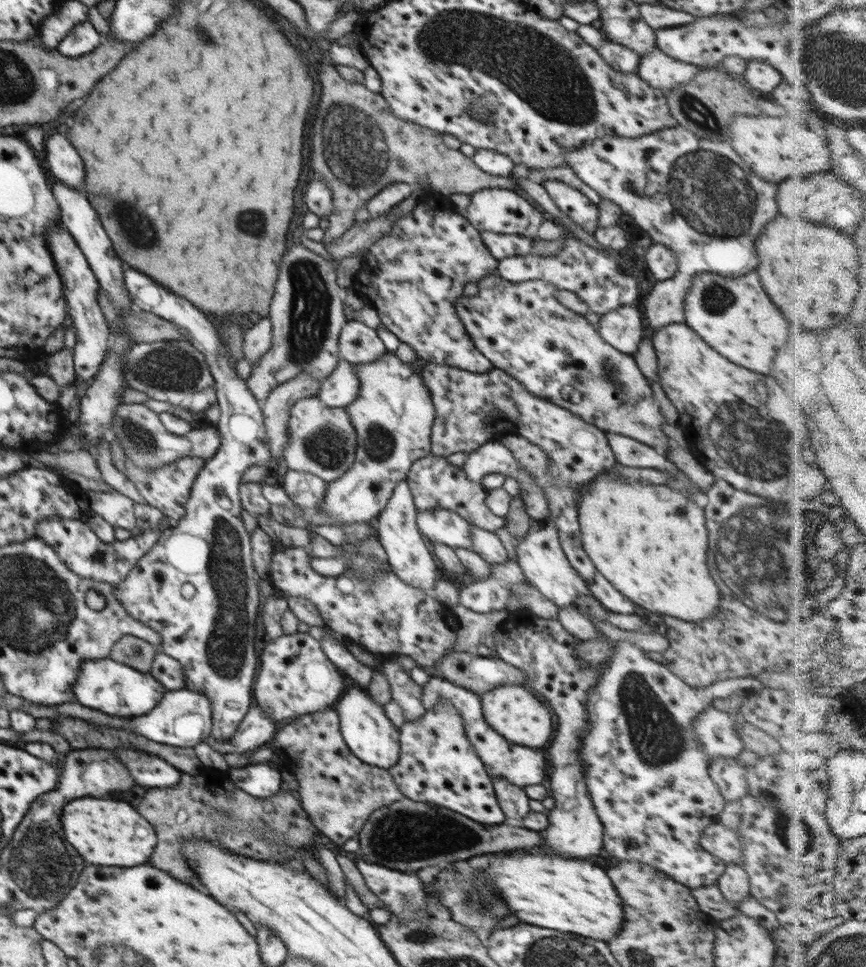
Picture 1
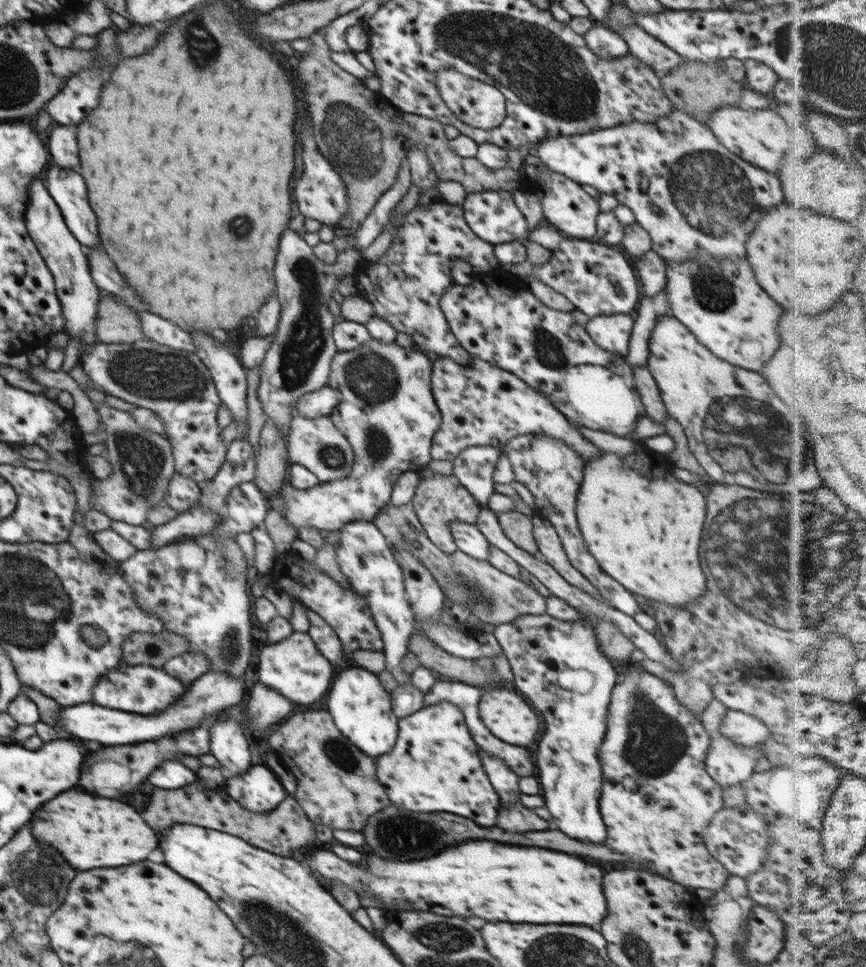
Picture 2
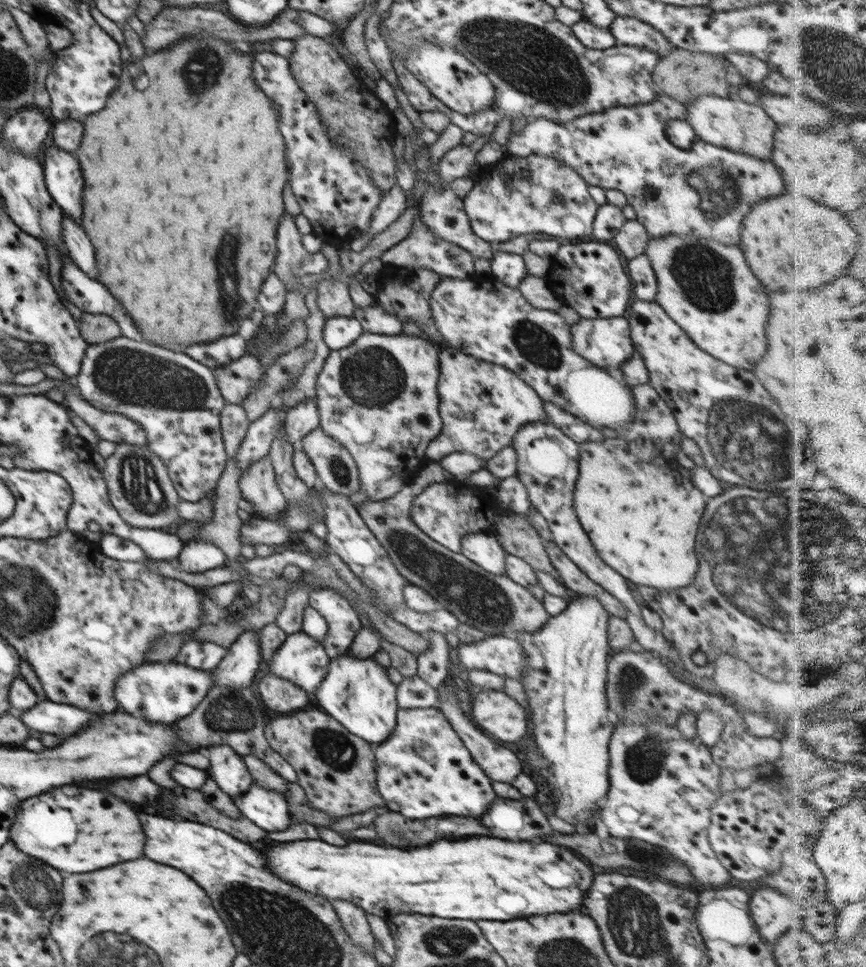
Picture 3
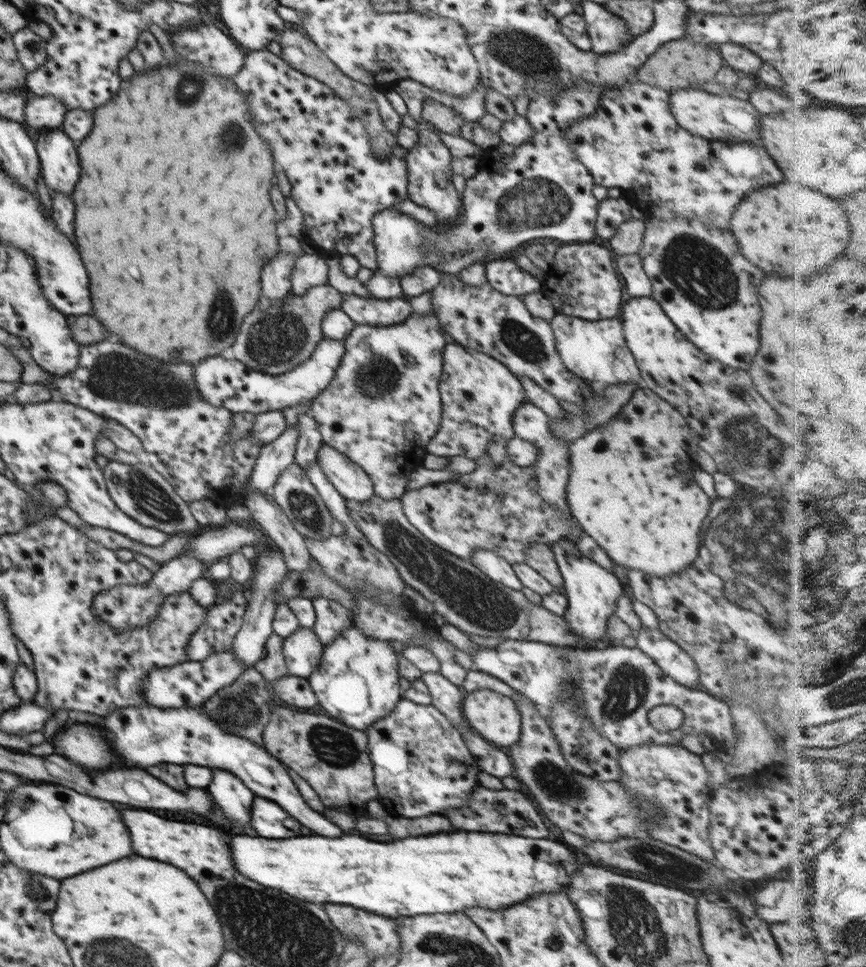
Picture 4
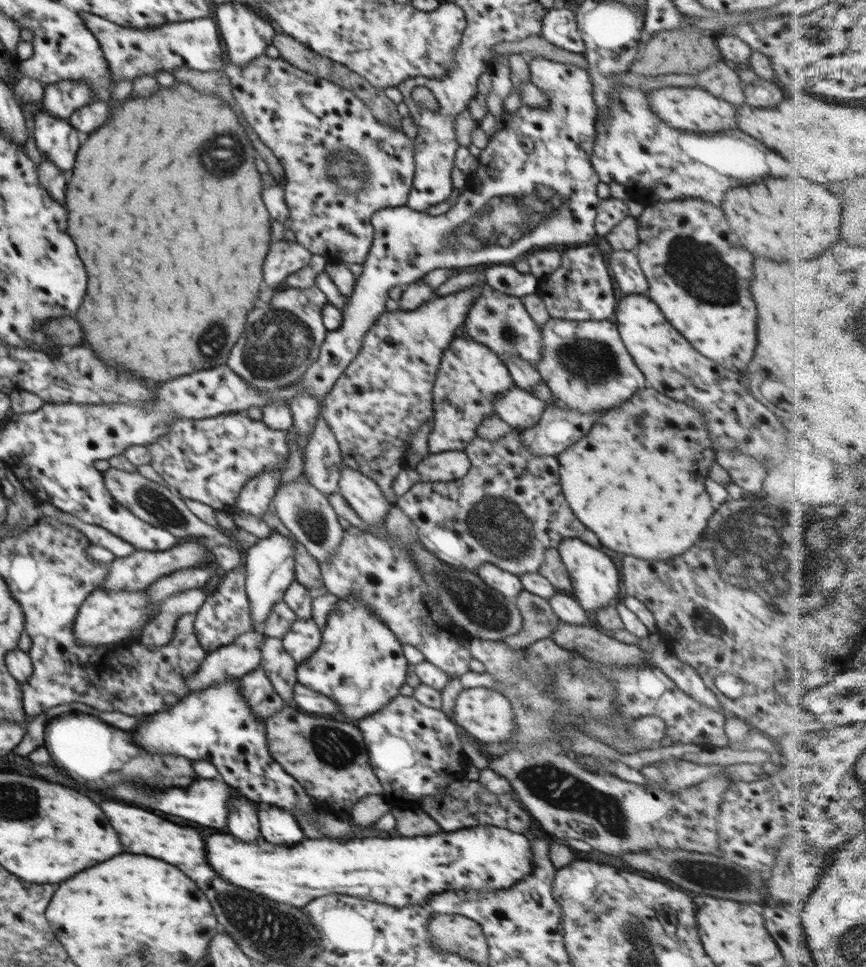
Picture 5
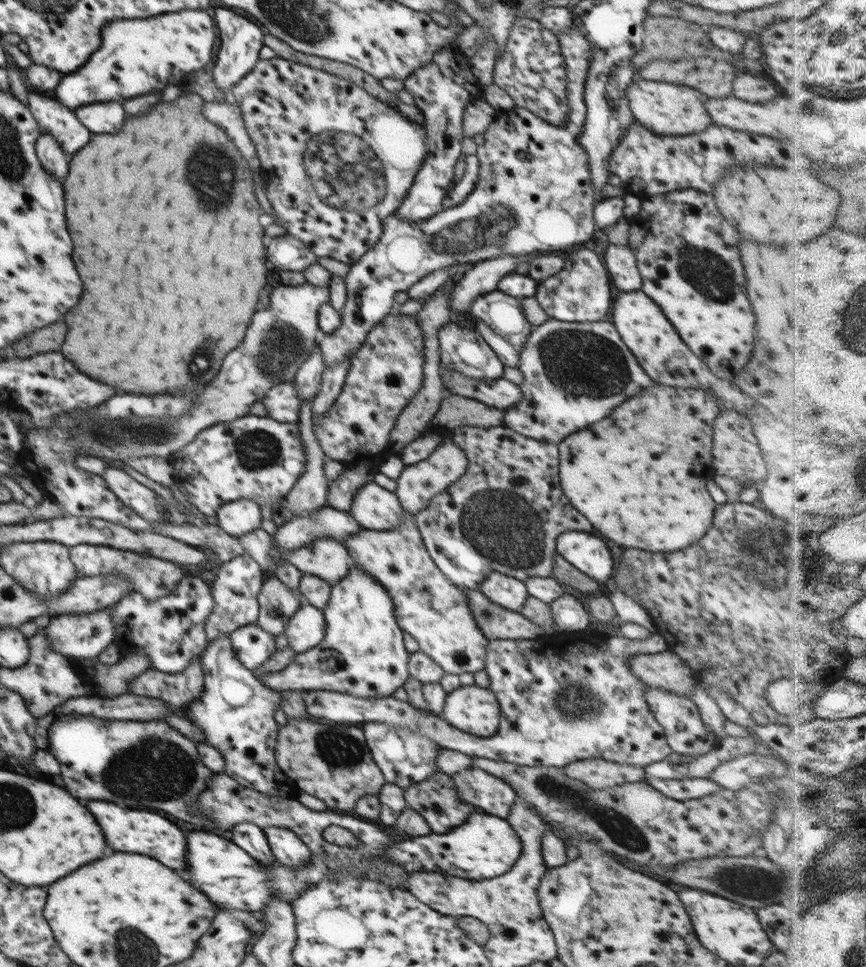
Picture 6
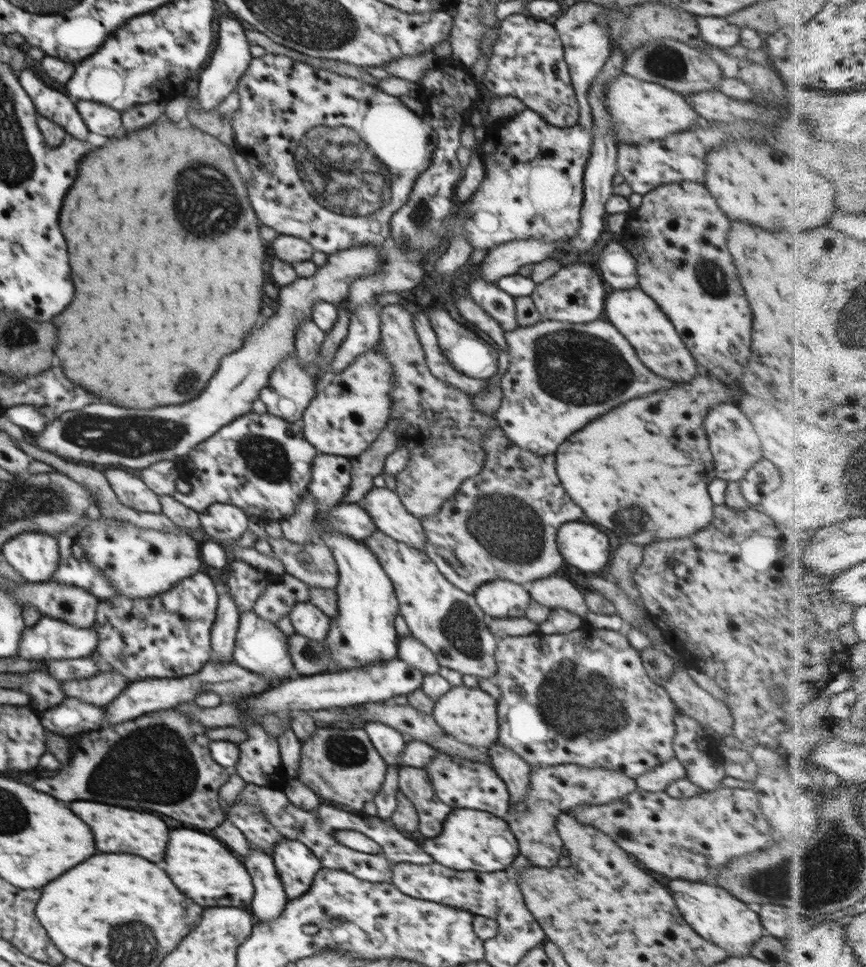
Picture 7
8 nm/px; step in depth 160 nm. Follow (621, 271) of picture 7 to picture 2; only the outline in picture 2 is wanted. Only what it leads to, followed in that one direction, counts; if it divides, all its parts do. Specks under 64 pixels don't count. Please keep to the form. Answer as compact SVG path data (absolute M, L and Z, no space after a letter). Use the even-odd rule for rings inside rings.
M650 249L633 261L633 268L638 271L642 288L648 296L654 296L666 288L667 261Z

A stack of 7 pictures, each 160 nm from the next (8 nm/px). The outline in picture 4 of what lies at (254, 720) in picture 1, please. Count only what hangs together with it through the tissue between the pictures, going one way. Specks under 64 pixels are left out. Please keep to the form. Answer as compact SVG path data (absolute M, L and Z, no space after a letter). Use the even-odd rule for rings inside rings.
M288 674L271 683L270 688L273 695L289 707L302 710L318 706L318 699L306 678Z

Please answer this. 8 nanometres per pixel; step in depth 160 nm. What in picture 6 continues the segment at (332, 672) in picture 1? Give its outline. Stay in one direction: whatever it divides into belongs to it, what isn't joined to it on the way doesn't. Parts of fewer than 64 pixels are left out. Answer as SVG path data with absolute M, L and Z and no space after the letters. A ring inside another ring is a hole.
M304 602L290 618L284 634L289 648L297 654L318 646L326 634L326 620L322 608Z

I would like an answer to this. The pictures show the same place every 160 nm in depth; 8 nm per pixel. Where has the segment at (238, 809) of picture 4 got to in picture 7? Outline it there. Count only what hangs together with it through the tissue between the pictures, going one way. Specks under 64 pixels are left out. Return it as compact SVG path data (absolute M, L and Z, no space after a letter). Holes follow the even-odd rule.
M250 847L248 856L243 860L246 860L244 864L250 870L255 888L251 912L260 922L271 922L282 914L289 901L272 855Z

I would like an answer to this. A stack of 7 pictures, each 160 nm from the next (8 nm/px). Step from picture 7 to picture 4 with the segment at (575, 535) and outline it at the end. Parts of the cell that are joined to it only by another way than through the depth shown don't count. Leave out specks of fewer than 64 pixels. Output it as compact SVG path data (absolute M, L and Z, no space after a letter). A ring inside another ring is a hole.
M566 538L553 543L547 546L554 553L554 559L563 576L565 597L569 602L562 618L568 623L570 631L578 634L585 644L597 644L599 640L607 639L606 624L615 612L618 597L622 595L622 585L614 573L608 572L592 559L582 555Z

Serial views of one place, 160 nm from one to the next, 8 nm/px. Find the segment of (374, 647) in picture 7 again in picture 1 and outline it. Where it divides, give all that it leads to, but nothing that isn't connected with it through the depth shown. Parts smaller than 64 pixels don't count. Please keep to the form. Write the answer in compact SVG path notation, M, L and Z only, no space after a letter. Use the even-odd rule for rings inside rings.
M353 683L352 687L345 689L337 701L340 728L343 739L352 751L366 765L378 769L392 769L398 762L401 744L400 731L385 715L382 705L376 704L369 695L368 687Z

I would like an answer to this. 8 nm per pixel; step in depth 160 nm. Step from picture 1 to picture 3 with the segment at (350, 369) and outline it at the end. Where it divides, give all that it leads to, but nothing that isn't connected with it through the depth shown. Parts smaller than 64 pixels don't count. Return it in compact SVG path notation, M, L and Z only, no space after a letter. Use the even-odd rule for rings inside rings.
M317 397L306 399L292 408L288 408L285 417L286 438L294 450L302 446L302 437L311 430L320 427Z

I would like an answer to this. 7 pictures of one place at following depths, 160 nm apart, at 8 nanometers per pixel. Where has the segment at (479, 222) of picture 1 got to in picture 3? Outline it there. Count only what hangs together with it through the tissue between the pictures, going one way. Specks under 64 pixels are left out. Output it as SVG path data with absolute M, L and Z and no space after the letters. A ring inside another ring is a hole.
M509 155L501 162L482 165L481 172L474 178L472 190L463 198L463 203L474 234L493 244L531 232L550 234L558 239L591 238L593 222L599 209L599 204L590 196L587 182L573 168L557 158L540 155ZM520 177L526 178L532 186L529 198L516 189Z

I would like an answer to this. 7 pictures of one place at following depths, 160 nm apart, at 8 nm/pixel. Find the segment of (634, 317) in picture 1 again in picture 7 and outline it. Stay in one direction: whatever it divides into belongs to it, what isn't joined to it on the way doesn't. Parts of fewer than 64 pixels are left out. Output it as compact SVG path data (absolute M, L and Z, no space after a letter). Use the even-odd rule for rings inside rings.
M601 317L581 325L541 320L532 326L519 326L516 330L505 332L510 365L501 376L503 399L494 418L515 445L542 456L552 454L571 434L582 430L590 421L610 412L618 404L680 385L646 368L620 331L612 323L602 320L606 319Z

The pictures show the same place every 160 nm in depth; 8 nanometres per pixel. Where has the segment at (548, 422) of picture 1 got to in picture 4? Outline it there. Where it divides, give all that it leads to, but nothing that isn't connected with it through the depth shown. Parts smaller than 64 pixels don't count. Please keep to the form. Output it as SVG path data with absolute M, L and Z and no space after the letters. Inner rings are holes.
M450 341L443 350L443 376L439 382L443 414L427 452L436 456L463 456L476 460L487 454L495 438L515 436L513 416L527 396L521 380L501 362Z

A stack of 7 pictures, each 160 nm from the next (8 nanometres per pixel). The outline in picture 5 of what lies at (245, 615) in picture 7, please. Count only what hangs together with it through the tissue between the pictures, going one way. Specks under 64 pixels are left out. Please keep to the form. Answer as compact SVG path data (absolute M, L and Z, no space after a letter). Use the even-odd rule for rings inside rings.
M248 632L234 642L208 653L198 670L185 680L190 692L200 692L210 688L212 682L222 682L227 678L240 678L259 668L262 658L262 633Z

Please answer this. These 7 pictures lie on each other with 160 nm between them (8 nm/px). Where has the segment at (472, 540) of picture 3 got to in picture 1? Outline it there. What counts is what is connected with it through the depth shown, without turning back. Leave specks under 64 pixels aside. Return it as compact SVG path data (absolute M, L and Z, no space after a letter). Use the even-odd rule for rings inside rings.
M436 508L417 512L417 528L432 543L439 542L452 549L472 549L471 526L454 511Z

